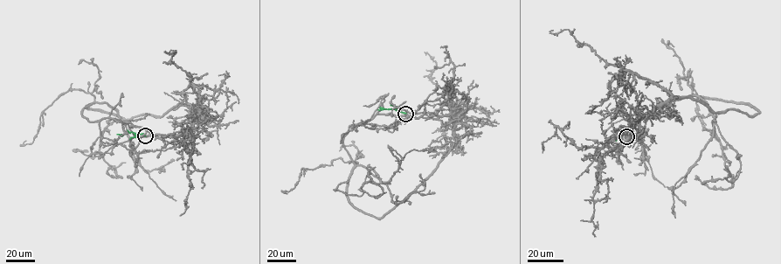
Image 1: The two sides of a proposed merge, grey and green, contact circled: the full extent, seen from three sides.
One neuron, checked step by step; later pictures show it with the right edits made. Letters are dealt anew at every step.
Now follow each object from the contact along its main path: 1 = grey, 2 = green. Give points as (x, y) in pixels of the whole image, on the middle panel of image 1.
1: (405, 114), (437, 118), (376, 114), (349, 128), (351, 160), (379, 180), (361, 190), (378, 197), (375, 167)
2: (405, 114), (392, 109), (377, 109)

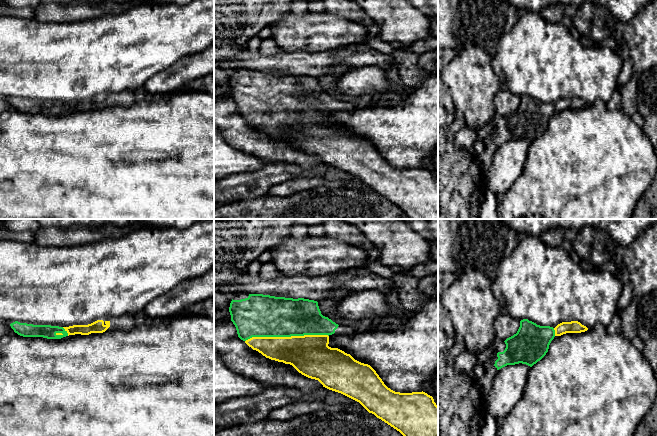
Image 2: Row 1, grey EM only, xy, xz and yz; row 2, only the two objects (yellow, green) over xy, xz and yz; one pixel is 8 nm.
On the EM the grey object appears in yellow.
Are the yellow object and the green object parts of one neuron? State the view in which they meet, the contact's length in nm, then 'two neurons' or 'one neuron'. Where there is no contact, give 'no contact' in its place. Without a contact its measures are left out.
xz | 650 nm | one neuron

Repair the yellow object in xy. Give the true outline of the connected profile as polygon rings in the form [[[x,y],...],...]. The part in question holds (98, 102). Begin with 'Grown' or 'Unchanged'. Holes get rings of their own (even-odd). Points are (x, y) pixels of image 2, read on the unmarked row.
Grown. [[[97,96],[88,101],[73,101],[69,103],[33,101],[15,97],[10,102],[15,109],[23,113],[61,115],[75,110],[89,111],[91,109],[103,109],[110,103],[110,97]]]

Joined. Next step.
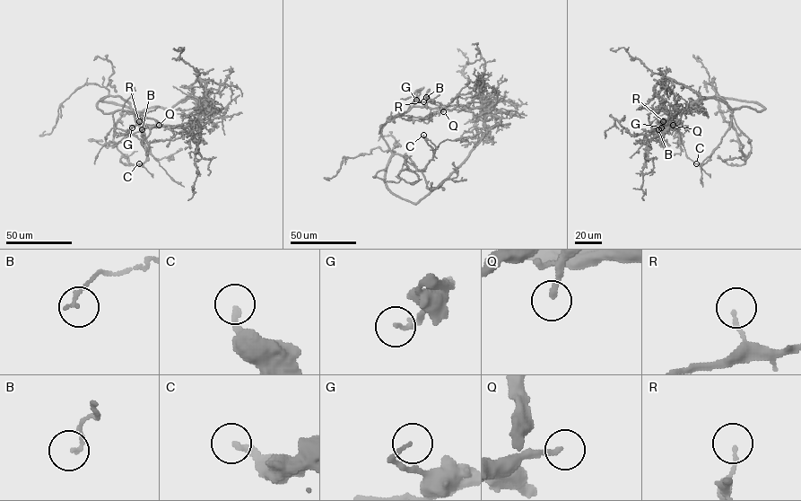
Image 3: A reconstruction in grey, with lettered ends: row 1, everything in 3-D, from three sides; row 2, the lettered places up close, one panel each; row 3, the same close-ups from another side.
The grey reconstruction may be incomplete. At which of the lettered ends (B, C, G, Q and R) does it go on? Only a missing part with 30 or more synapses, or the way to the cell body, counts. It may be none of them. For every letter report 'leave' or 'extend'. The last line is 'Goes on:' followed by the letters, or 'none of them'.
B: leave
C: extend
G: leave
Q: extend
R: leave
Goes on: C, Q

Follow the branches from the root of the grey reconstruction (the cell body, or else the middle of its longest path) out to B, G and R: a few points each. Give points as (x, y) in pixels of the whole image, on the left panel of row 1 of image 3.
B: (132, 108), (170, 109), (189, 98), (202, 102), (200, 116), (182, 127), (147, 125), (142, 129)
G: (132, 108), (170, 109), (189, 98), (202, 102), (200, 116), (182, 127), (139, 123), (132, 127)
R: (132, 108), (170, 109), (189, 98), (202, 102), (200, 116), (182, 127), (139, 121)

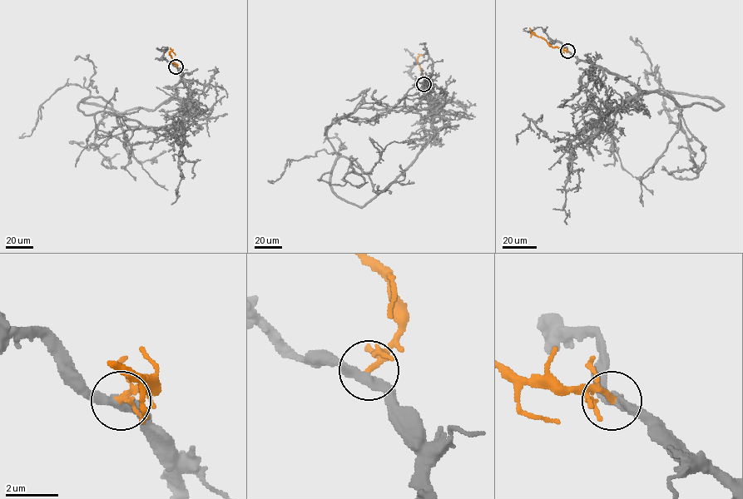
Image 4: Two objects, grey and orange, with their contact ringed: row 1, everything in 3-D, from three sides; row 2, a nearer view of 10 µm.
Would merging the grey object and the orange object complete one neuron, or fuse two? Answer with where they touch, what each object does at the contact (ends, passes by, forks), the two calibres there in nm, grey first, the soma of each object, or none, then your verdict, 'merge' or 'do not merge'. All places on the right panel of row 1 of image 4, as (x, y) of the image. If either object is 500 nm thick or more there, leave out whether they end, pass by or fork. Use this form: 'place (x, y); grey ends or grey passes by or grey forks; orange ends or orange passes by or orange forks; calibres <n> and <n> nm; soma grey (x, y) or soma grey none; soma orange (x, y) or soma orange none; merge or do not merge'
place (567, 51); grey passes by; orange forks; calibres 320 and 130 nm; soma grey none; soma orange none; merge

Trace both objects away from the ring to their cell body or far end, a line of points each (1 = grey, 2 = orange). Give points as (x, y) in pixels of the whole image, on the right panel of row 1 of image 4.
1: (567, 51), (680, 106), (722, 106), (659, 89), (681, 110), (697, 176), (676, 178), (661, 169)
2: (567, 51), (552, 47), (533, 32), (531, 37)

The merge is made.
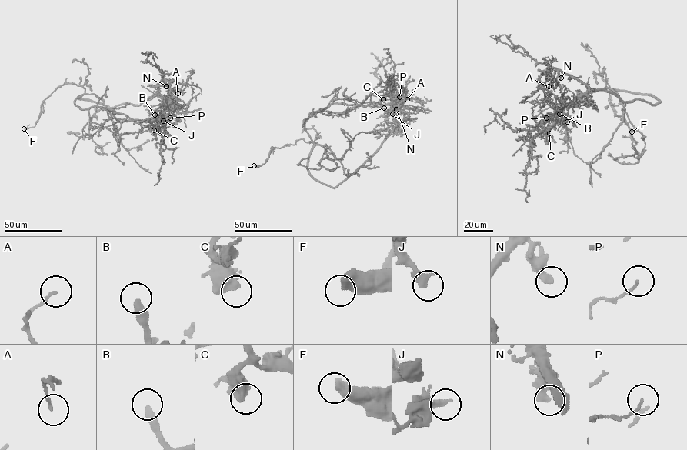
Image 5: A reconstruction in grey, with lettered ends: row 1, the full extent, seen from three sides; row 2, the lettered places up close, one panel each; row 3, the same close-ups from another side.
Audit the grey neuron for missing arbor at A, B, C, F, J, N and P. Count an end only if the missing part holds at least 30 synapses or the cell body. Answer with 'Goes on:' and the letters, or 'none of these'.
Goes on: B

